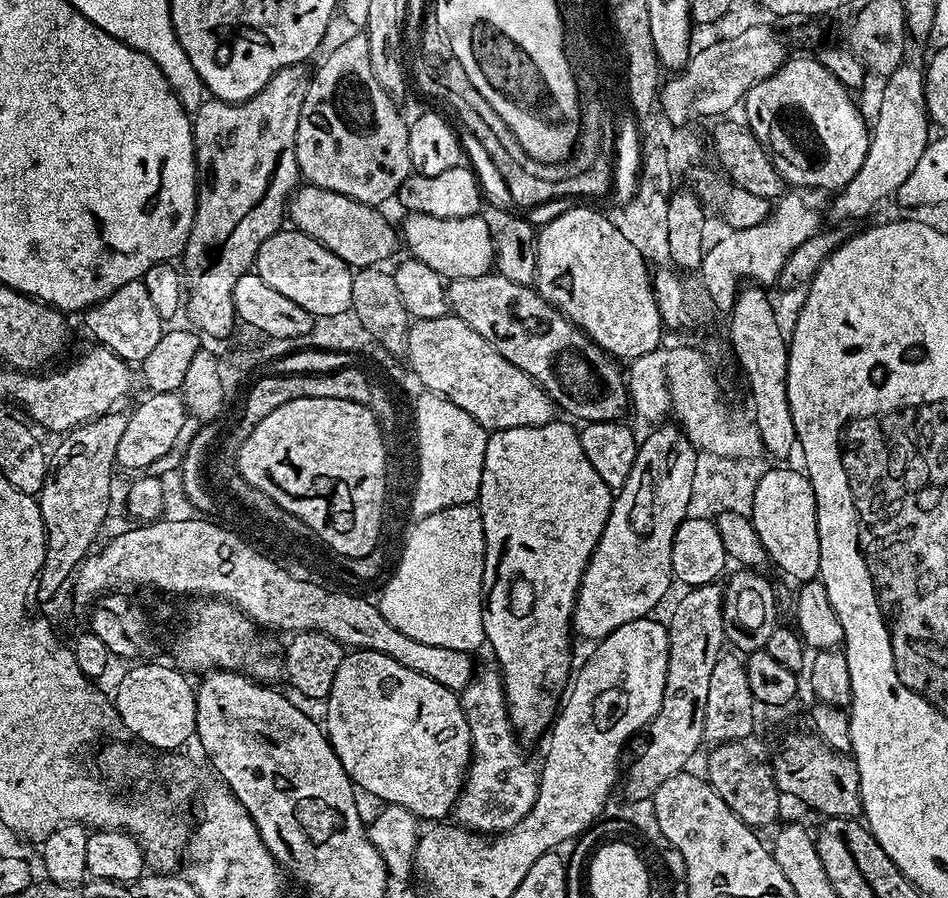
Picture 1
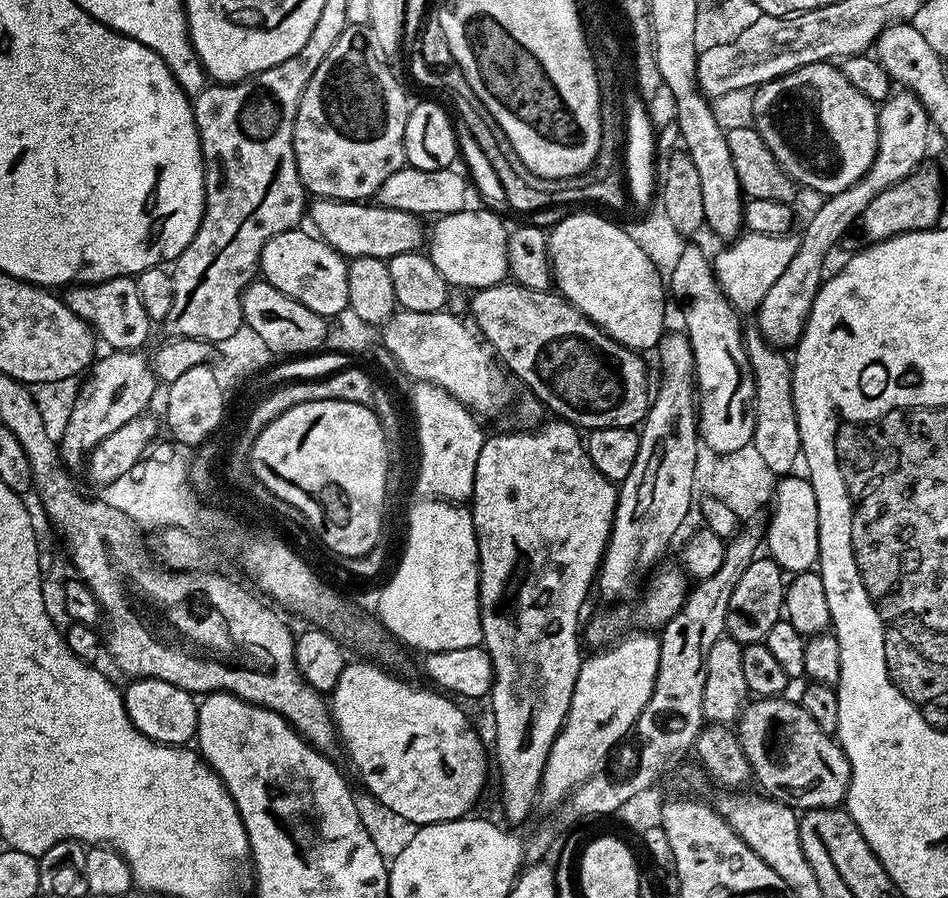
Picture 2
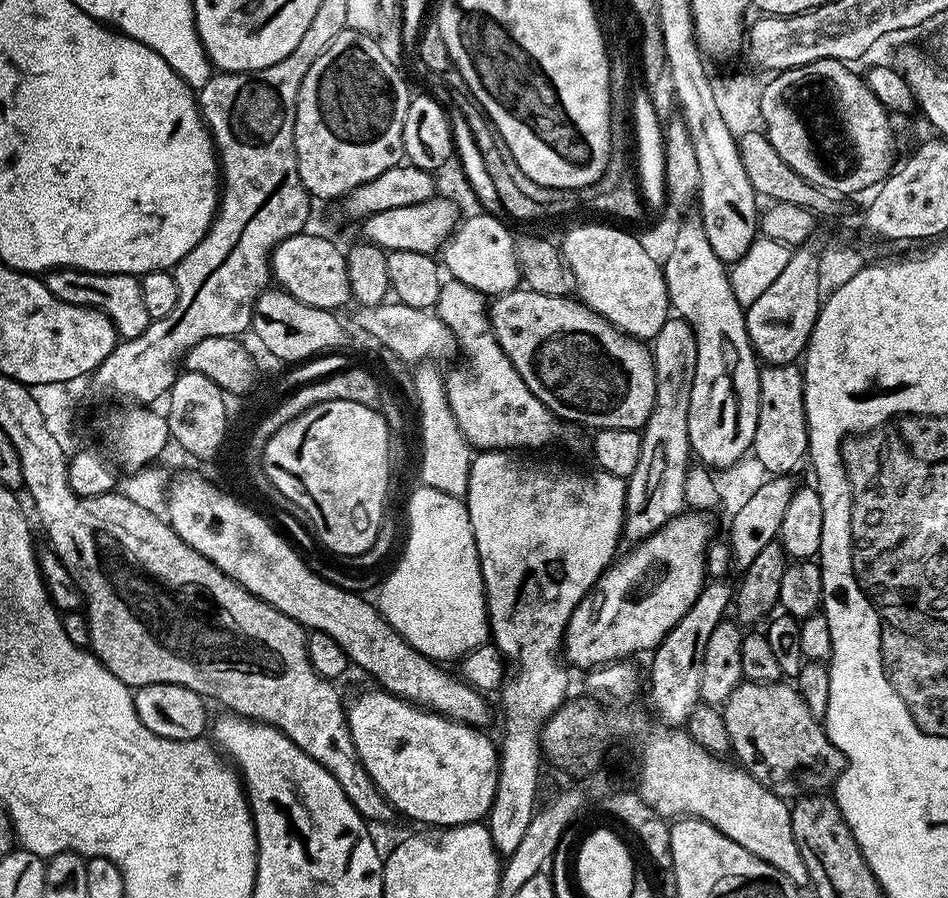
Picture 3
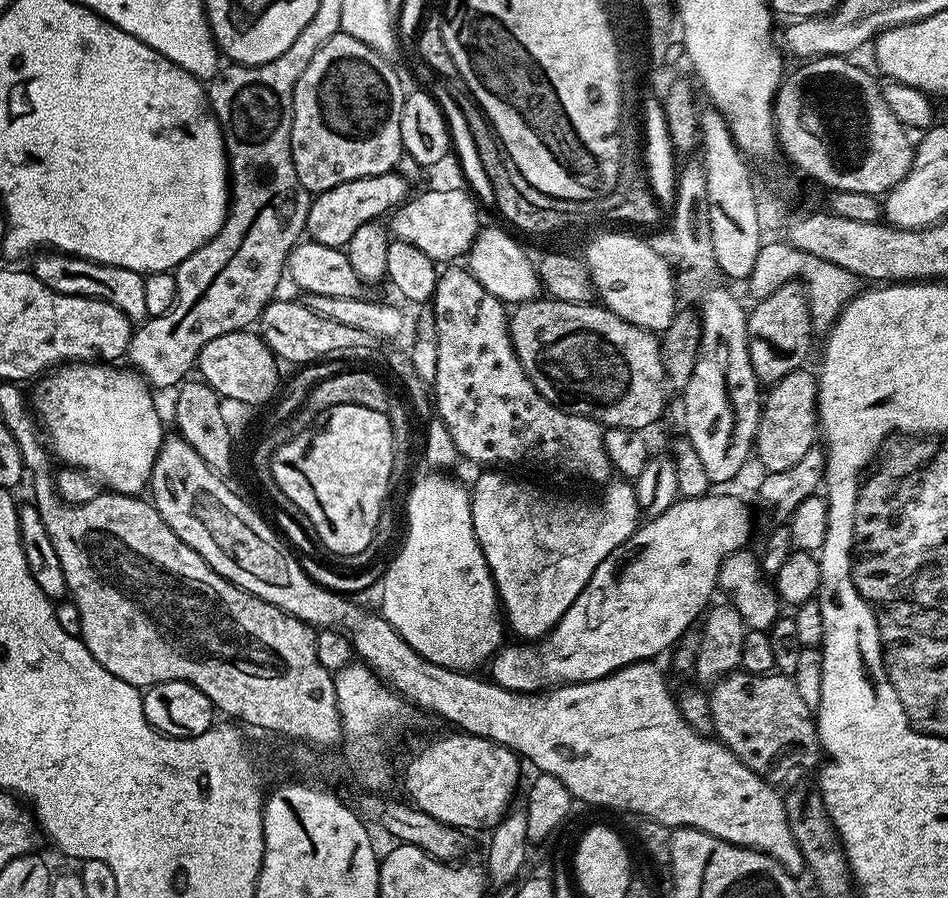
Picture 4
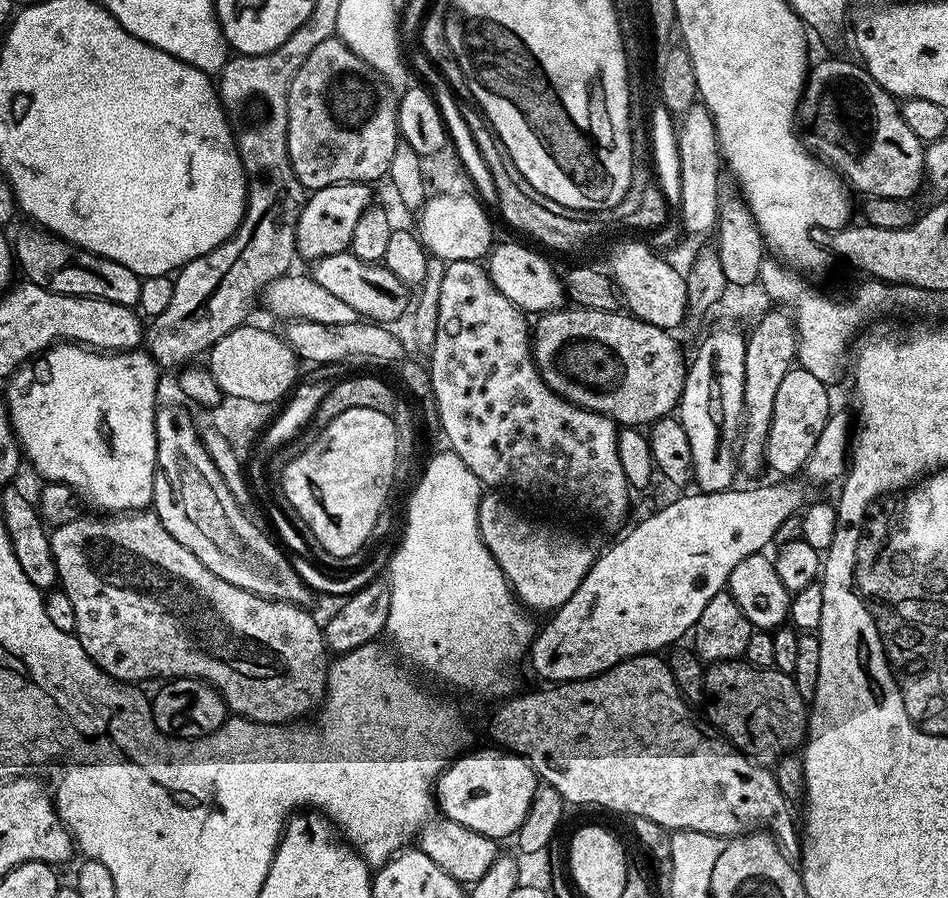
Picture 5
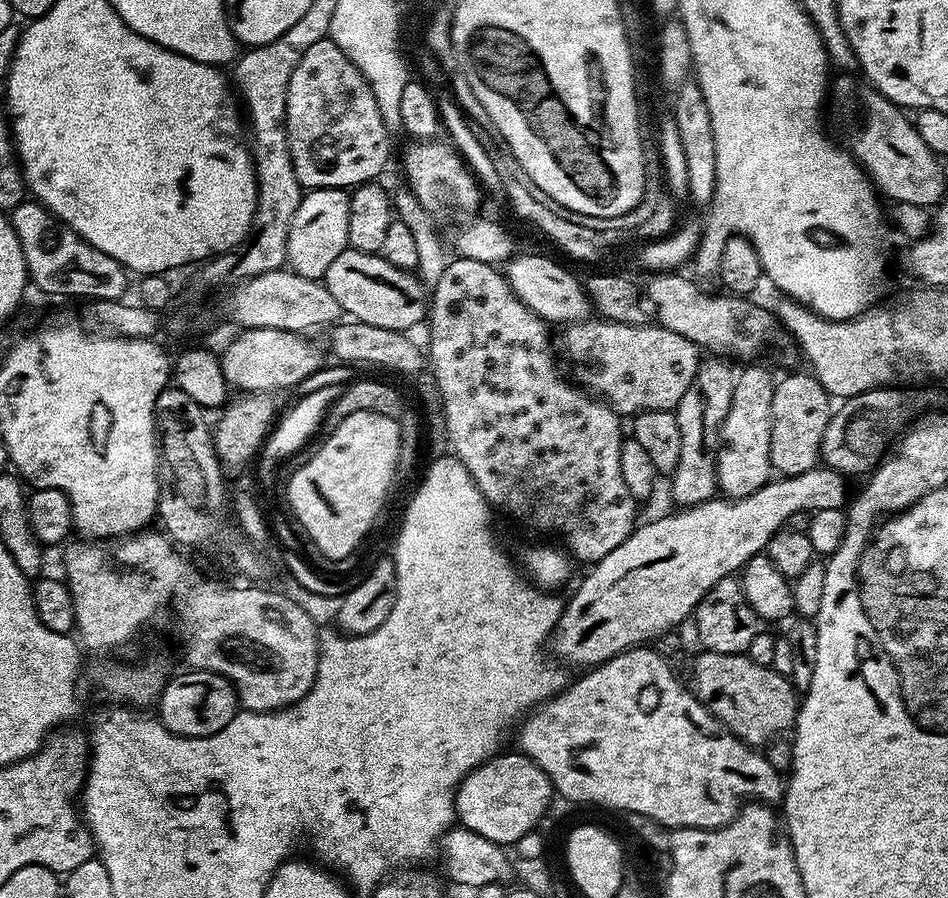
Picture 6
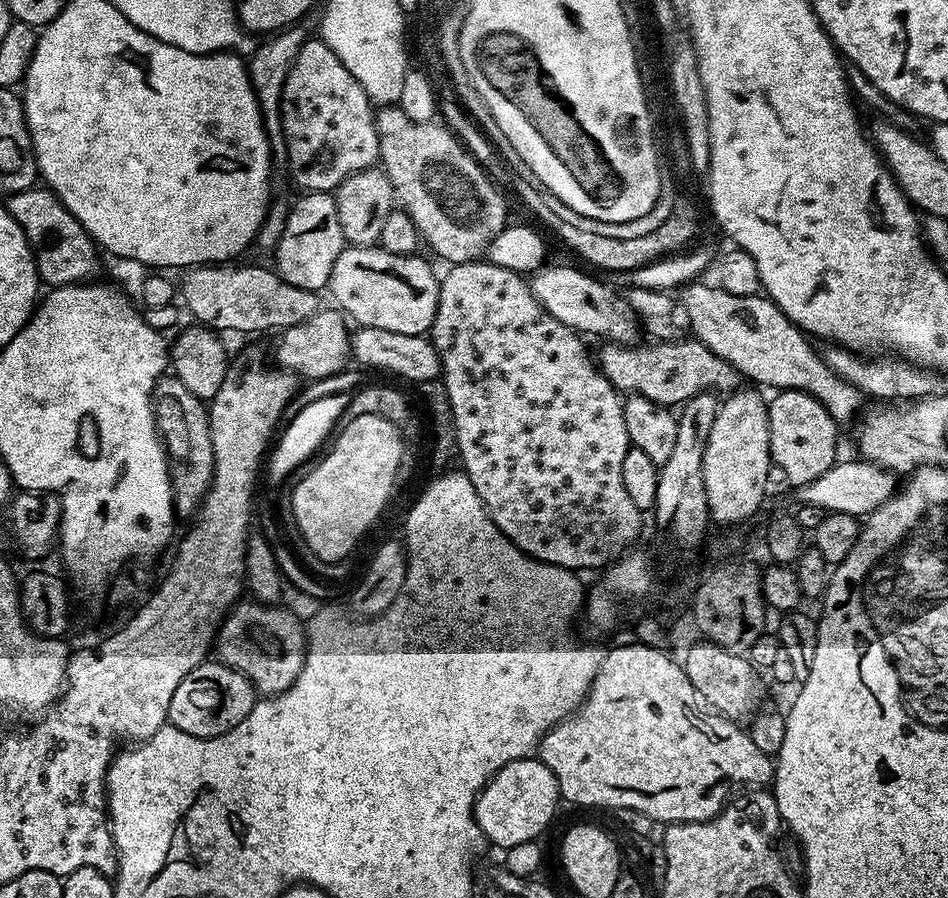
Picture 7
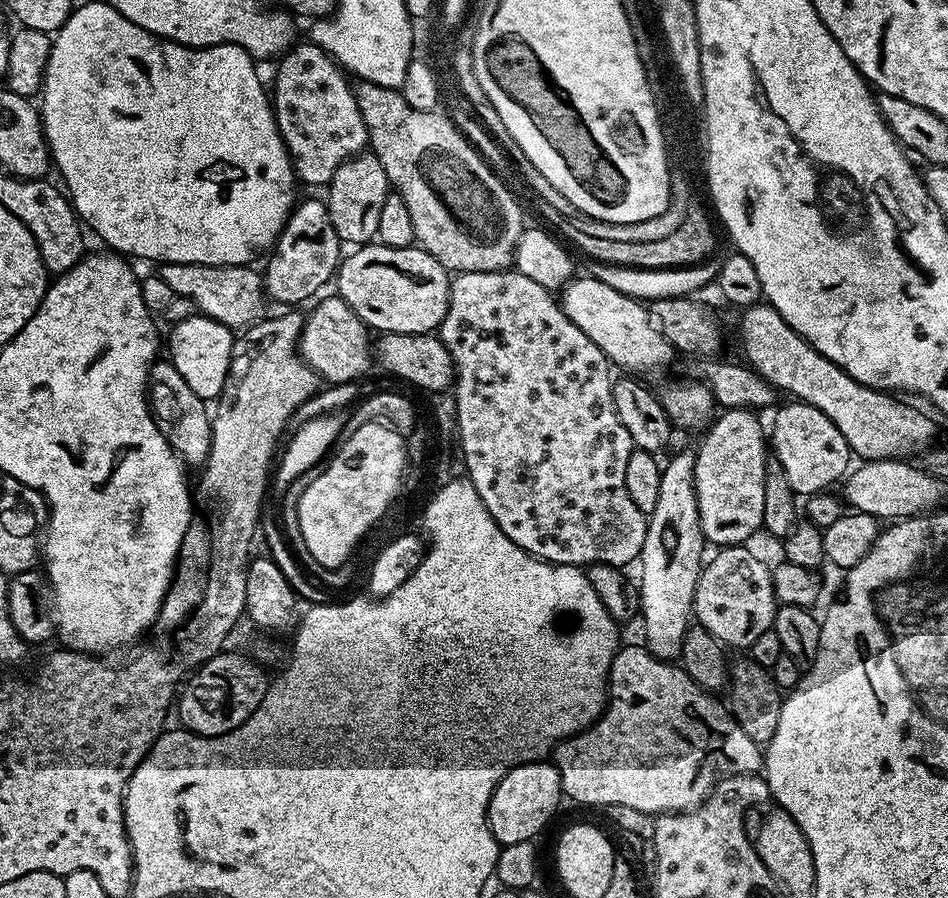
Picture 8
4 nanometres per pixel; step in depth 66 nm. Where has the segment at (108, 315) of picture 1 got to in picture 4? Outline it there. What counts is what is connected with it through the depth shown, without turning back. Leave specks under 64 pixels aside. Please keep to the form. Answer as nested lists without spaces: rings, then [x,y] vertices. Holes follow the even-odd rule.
[[[55,250],[41,251],[32,262],[30,265],[32,275],[58,294],[105,300],[118,306],[118,310],[122,310],[122,314],[126,314],[134,322],[143,321],[148,316],[146,286],[141,273],[109,264],[99,264],[93,260],[83,260],[81,256],[66,256]]]

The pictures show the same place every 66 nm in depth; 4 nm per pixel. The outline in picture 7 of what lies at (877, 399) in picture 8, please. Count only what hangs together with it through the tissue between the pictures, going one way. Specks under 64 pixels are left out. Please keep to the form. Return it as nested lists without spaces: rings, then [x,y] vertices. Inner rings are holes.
[[[686,283],[678,292],[678,304],[684,307],[684,316],[692,327],[691,335],[718,354],[718,358],[730,362],[745,381],[765,384],[771,390],[804,391],[816,398],[840,426],[861,411],[860,389],[842,379],[827,359],[816,353],[812,345],[815,343],[792,323],[775,300],[769,300],[764,294],[730,294],[722,287],[711,288],[700,283]]]

